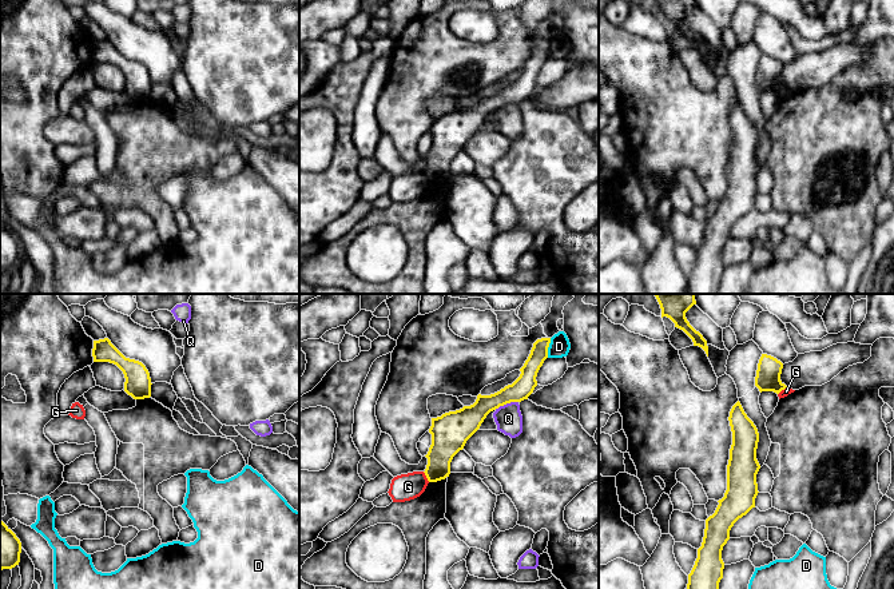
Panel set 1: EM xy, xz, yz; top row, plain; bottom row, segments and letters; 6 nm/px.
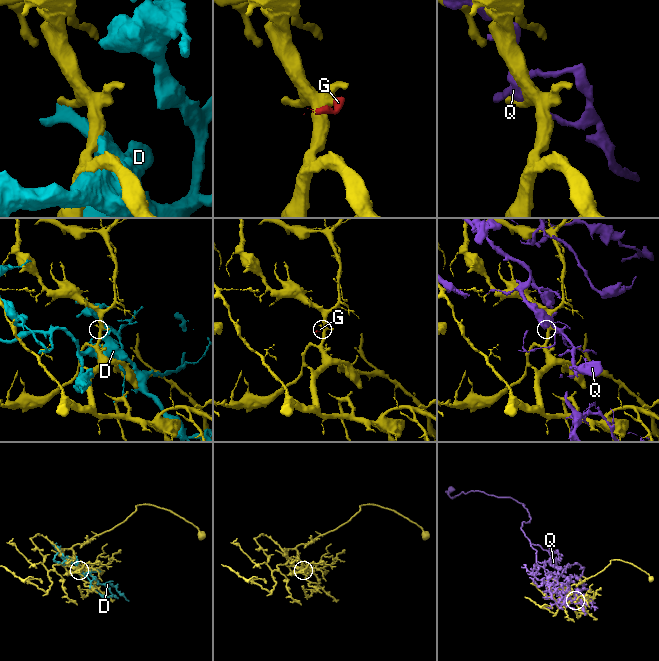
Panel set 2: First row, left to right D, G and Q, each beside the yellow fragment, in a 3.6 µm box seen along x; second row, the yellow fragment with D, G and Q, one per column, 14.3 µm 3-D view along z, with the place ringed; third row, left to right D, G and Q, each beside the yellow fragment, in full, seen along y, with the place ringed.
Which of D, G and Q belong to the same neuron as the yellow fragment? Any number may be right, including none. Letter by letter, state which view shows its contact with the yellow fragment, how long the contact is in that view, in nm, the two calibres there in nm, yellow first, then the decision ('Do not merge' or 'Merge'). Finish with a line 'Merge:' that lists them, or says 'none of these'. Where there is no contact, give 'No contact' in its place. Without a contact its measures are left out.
D: Touches yellow in xz. Shared border 120 nm. Thickness 110 nm (yellow) against 120 nm. Do not merge
G: Touches yellow in xz. Shared border 80 nm. Thickness 190 nm (yellow) against 160 nm. Do not merge
Q: Touches yellow in xz. Shared border 150 nm. Thickness 160 nm (yellow) against 160 nm. Do not merge
Merge: none of these

